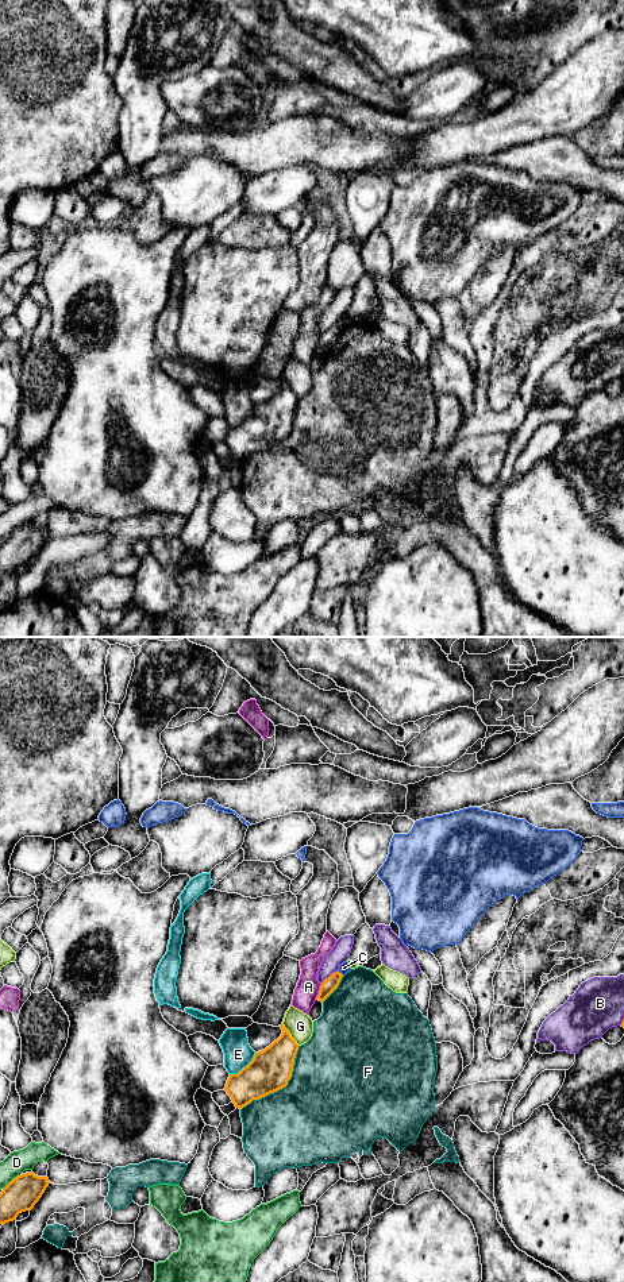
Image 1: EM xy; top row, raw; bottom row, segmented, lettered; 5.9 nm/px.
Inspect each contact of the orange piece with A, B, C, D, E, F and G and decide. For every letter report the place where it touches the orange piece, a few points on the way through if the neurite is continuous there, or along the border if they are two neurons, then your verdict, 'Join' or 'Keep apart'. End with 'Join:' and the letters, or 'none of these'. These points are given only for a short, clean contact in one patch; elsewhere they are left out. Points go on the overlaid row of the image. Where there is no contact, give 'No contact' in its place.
A: Touches orange at xy (319, 991). Keep apart
B: Touches orange at xy (328, 977). Keep apart
C: Touches orange at xy (341, 973). Boundary: xy (336, 970), (343, 974). Keep apart
D: Touches orange at xy (11, 1181). Keep apart
E: Touches orange at xy (243, 1068). Keep apart
F: Touches orange at xy (282, 1087). Keep apart
G: Touches orange at xy (289, 1034). Keep apart
Join: none of these

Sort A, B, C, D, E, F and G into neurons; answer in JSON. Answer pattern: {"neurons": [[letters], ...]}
{"neurons": [["A"], ["B"], ["C"], ["D"], ["E"], ["F"], ["G"]]}

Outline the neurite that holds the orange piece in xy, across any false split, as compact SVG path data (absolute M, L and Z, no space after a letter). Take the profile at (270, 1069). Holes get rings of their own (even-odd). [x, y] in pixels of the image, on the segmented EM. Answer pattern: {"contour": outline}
{"contour": "M280 1026L281 1036L269 1047L255 1053L253 1061L238 1074L230 1074L224 1090L236 1108L242 1109L288 1085L292 1077L298 1044L289 1031Z"}

